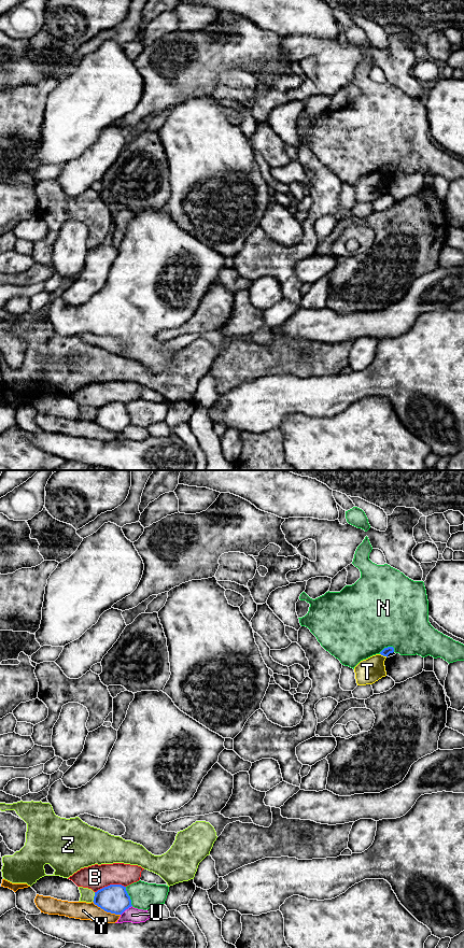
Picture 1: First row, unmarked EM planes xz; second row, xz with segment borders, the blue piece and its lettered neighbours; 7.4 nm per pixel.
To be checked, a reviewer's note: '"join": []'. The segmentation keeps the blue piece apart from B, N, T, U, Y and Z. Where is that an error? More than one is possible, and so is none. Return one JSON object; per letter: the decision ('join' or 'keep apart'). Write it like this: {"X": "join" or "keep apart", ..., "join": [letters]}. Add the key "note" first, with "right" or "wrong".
{"note": "right", "B": "keep apart", "N": "keep apart", "T": "keep apart", "U": "keep apart", "Y": "keep apart", "Z": "keep apart", "join": []}

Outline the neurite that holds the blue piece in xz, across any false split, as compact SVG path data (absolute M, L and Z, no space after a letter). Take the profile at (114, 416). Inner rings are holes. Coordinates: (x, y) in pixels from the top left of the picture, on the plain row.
M110 402L95 410L94 422L107 430L122 433L131 425L131 418L122 402Z

